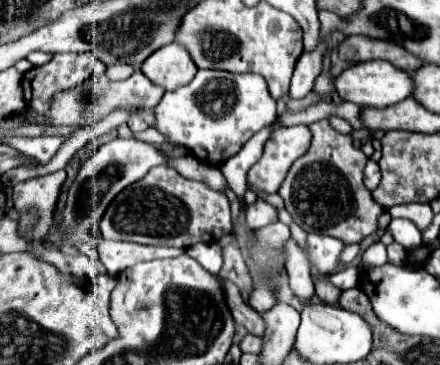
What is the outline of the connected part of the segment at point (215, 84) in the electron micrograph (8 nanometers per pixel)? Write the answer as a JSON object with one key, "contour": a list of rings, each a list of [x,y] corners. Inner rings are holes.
{"contour":[[[199,70],[195,78],[179,86],[177,90],[165,92],[161,102],[155,106],[157,130],[169,136],[171,140],[189,148],[205,164],[223,164],[227,158],[237,154],[241,146],[261,128],[269,126],[275,120],[275,100],[269,96],[267,82],[257,74],[231,74],[225,70]]]}

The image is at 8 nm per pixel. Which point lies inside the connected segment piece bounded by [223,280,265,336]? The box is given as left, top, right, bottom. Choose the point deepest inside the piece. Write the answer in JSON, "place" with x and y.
{"place":[243,313]}

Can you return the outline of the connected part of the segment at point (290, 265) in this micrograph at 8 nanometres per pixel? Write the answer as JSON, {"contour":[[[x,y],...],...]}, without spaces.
{"contour":[[[293,240],[287,244],[287,256],[291,258],[291,262],[287,262],[287,274],[289,274],[291,290],[301,300],[313,298],[315,288],[313,288],[313,280],[311,280],[311,274],[309,274],[307,258],[305,258],[303,250]]]}

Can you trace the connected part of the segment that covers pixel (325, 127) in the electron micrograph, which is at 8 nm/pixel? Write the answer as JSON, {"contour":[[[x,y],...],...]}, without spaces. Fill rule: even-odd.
{"contour":[[[327,120],[309,126],[313,132],[311,148],[289,168],[287,178],[279,188],[287,212],[305,230],[315,234],[329,234],[345,244],[361,242],[377,232],[379,218],[387,212],[379,206],[363,184],[363,168],[367,156],[353,146],[353,138],[335,132]]]}

